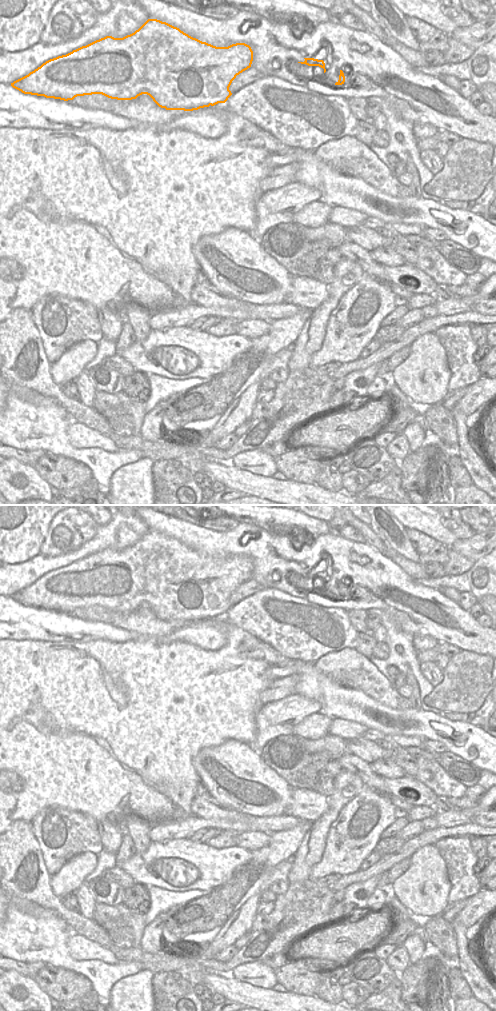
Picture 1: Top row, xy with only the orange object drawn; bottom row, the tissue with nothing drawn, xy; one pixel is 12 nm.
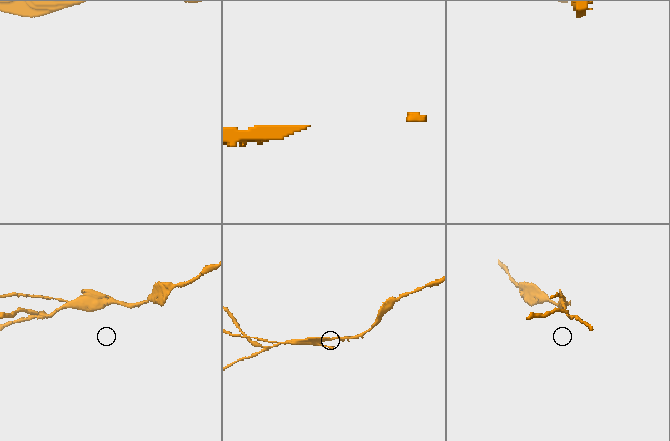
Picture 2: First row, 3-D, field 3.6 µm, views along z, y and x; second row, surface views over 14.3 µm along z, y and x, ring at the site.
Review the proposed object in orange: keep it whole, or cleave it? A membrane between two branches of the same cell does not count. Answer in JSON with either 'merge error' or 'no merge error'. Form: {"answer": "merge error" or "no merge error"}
{"answer": "merge error"}

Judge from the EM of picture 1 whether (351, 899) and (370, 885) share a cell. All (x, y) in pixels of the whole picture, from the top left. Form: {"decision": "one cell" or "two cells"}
{"decision": "one cell"}

